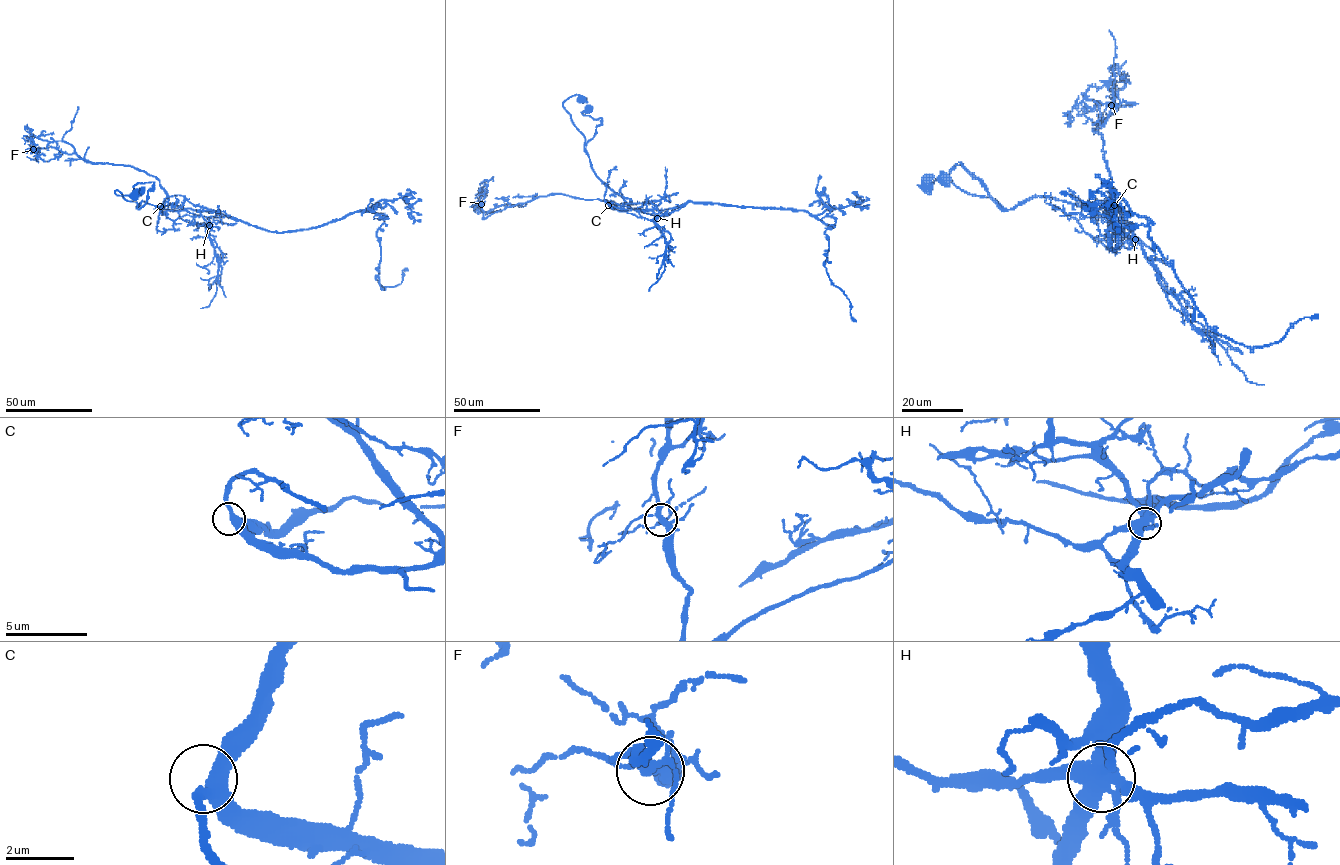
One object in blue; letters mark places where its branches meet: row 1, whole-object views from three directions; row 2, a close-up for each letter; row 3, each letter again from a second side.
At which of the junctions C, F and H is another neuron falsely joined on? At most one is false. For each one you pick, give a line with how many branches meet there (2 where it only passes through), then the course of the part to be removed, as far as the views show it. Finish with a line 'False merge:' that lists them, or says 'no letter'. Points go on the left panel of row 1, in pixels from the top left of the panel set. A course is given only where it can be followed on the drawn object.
H: 6 | (209, 225), (227, 216), (282, 232), (376, 212), (386, 216), (376, 279), (394, 286), (408, 270)
False merge: H

